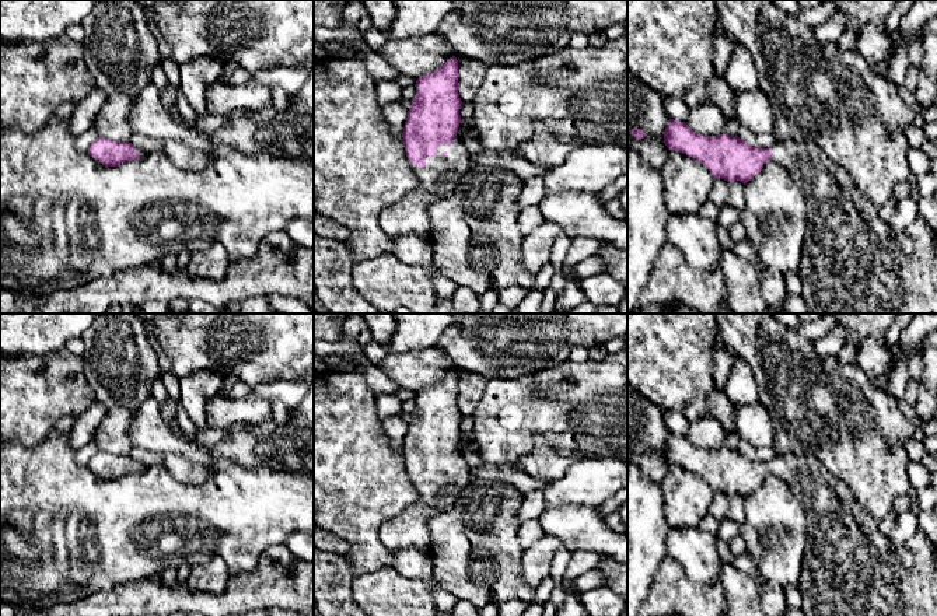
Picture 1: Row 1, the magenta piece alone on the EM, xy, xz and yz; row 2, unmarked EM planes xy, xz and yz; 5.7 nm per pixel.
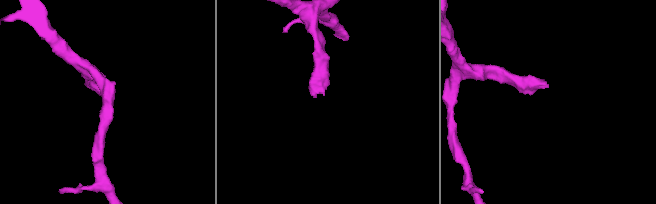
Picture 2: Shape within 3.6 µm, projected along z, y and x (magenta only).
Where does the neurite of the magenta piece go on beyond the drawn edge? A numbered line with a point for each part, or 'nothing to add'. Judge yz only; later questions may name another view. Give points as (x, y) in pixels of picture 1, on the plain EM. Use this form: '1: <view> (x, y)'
1: yz (849, 569)

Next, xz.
1: xz (439, 492)

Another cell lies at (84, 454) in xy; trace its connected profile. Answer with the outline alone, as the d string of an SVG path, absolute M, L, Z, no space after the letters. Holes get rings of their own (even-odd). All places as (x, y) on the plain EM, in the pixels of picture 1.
M90 441L78 451L76 451L76 461L80 465L88 465L90 459L97 454L97 451L98 451L97 444L94 441Z

